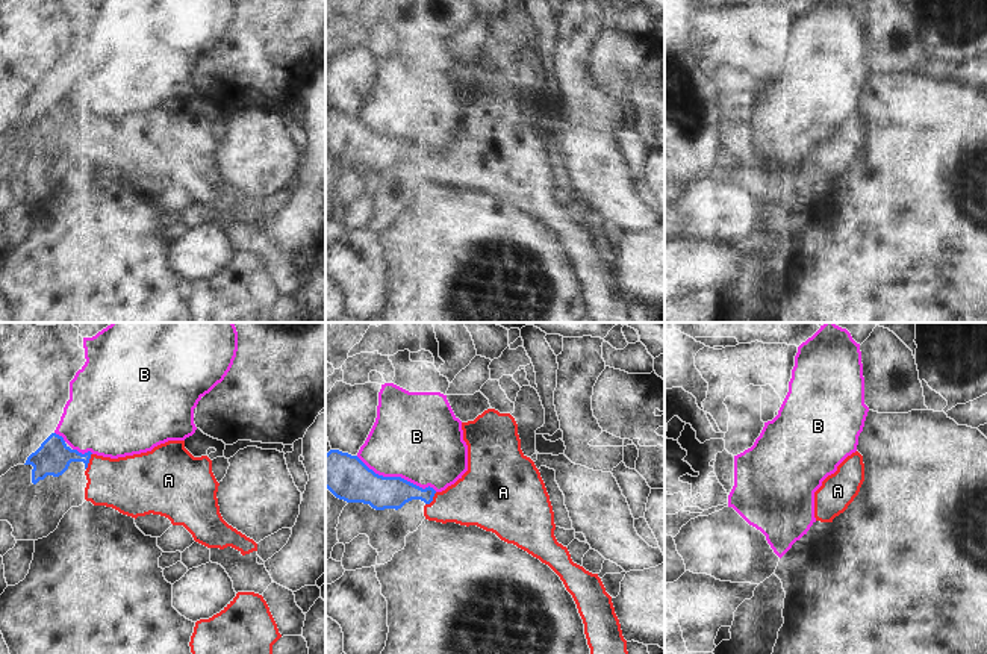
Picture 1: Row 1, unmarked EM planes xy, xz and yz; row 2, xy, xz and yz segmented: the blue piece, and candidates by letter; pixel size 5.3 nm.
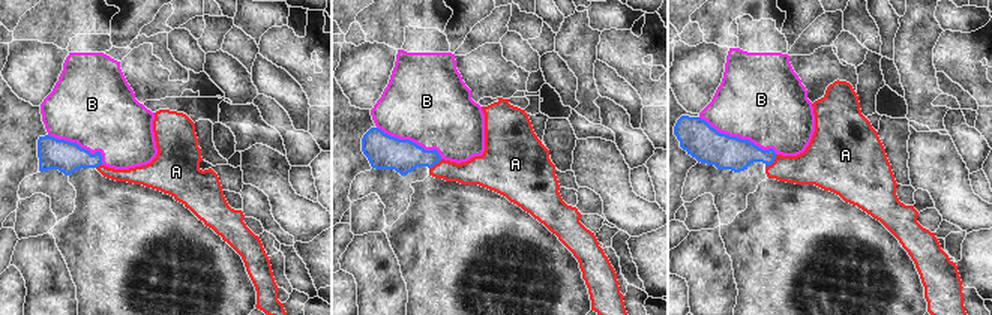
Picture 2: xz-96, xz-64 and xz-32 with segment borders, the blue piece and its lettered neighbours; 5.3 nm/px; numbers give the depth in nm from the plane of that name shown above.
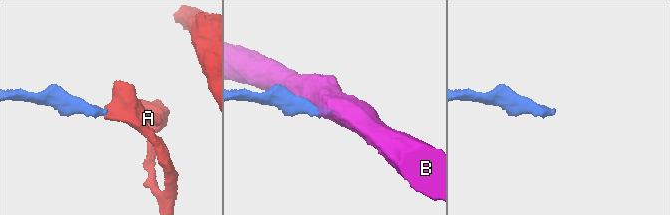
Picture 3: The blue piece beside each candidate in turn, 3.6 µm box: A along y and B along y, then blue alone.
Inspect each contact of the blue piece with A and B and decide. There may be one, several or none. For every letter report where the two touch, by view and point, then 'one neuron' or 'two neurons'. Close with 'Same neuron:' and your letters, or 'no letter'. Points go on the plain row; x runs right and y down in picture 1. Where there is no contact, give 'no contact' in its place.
A: meets blue in xy at (88, 121); one neuron
B: meets blue in xz at (397, 138); two neurons
Same neuron: A

